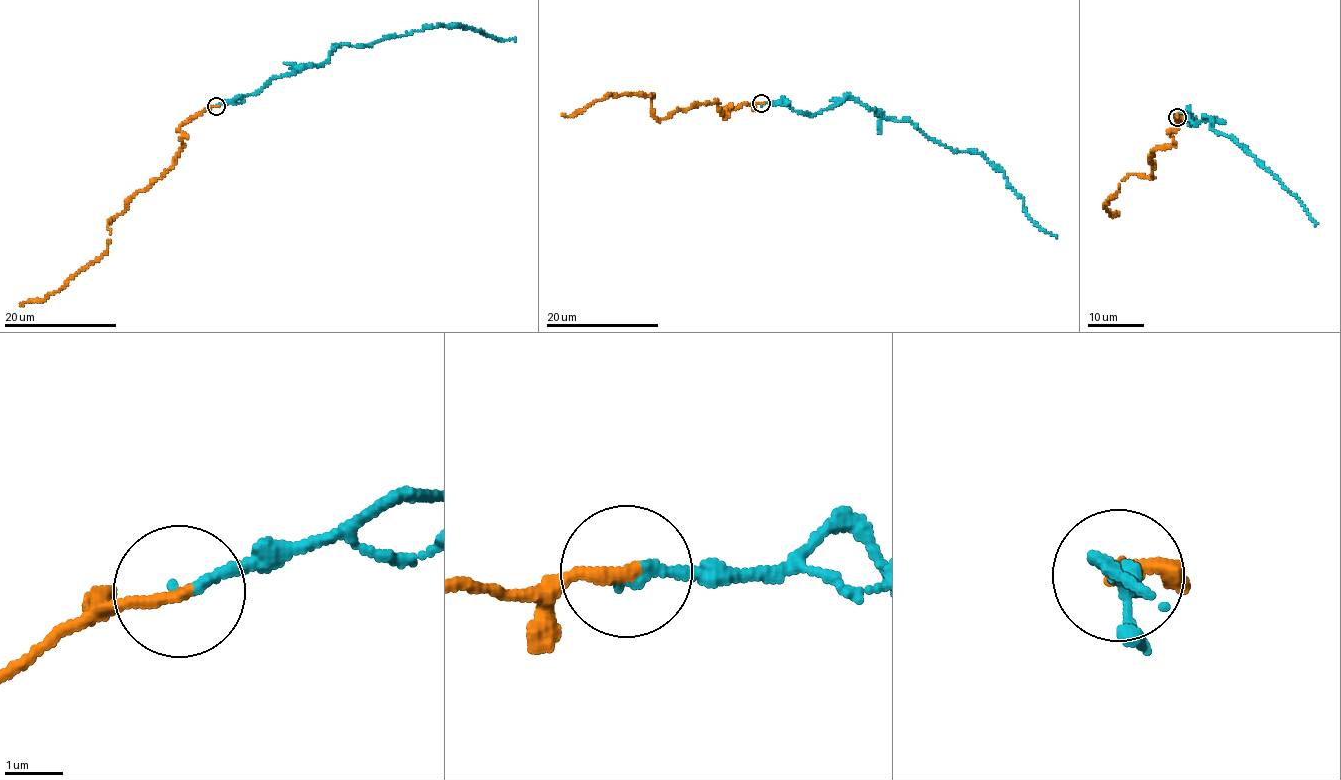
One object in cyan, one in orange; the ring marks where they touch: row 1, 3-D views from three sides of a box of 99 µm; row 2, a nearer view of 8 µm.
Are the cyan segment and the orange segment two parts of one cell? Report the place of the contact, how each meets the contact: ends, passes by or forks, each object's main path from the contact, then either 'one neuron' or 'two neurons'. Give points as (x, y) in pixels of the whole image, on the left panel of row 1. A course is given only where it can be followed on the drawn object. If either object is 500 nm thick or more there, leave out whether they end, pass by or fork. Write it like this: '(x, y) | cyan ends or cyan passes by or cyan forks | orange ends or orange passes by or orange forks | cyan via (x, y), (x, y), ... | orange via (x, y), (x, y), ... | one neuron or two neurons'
(216, 106) | cyan ends | orange ends | cyan via (217, 105), (249, 95), (275, 78), (324, 64), (338, 44), (362, 46), (456, 24), (500, 40), (514, 38) | orange via (216, 106), (204, 109), (180, 127), (181, 149), (171, 167), (109, 221), (108, 249), (64, 286), (21, 305) | one neuron

